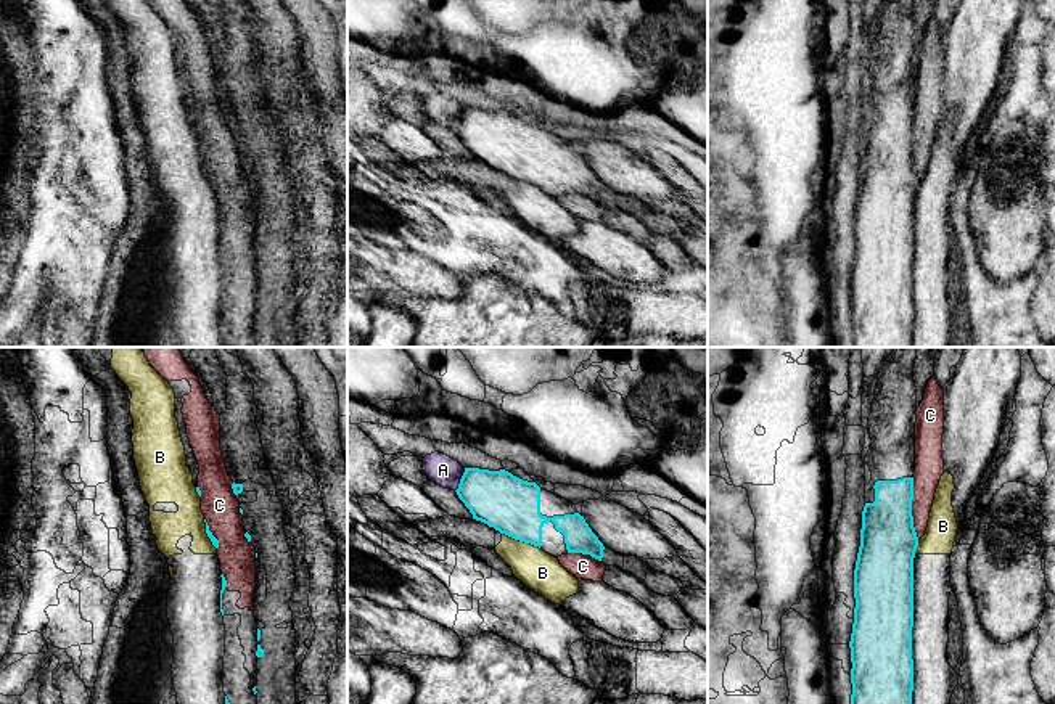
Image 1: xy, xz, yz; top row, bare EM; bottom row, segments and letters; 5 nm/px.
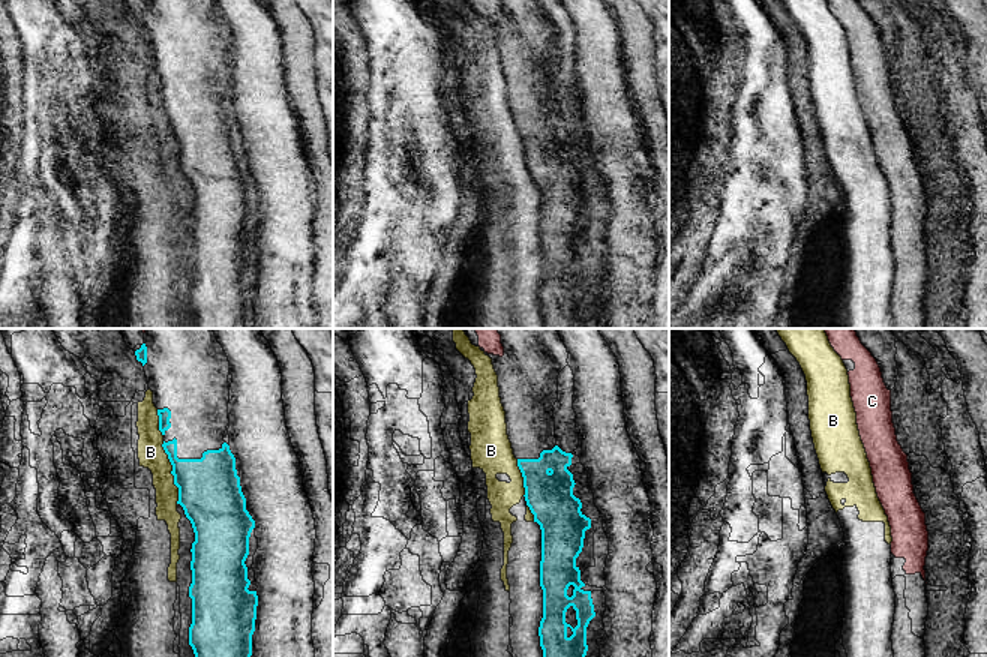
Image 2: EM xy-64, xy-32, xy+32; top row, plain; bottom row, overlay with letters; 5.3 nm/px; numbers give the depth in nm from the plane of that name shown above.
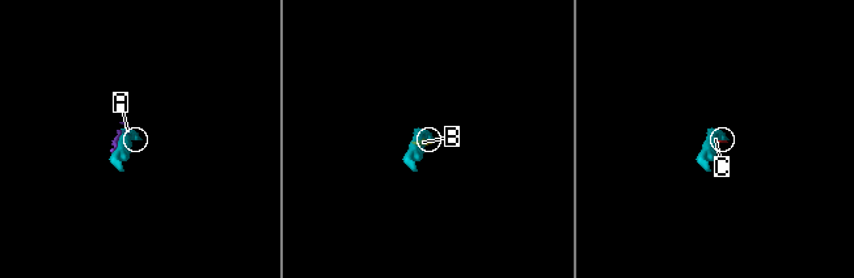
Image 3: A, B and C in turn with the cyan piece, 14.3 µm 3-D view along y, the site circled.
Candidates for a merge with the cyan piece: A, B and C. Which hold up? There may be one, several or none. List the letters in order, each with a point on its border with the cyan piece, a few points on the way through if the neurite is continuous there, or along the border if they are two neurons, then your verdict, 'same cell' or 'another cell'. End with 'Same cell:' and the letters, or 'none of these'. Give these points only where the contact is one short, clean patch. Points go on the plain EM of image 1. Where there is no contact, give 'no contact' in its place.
A: xz (460, 119) | another cell
B: xz (521, 180) | another cell
C: yz (911, 148) | another cell
Same cell: none of these

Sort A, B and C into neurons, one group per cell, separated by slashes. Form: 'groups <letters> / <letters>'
groups A / B / C

